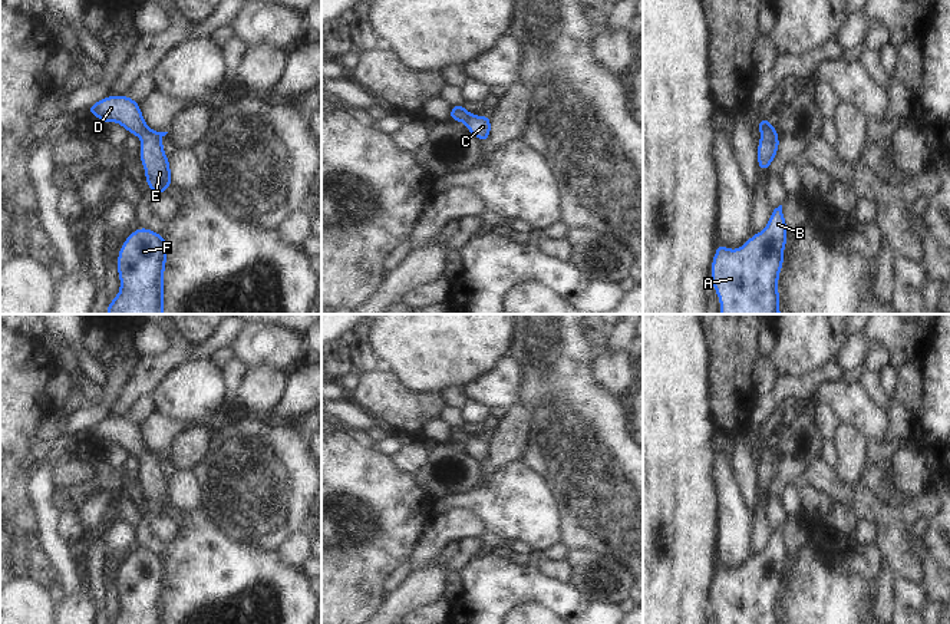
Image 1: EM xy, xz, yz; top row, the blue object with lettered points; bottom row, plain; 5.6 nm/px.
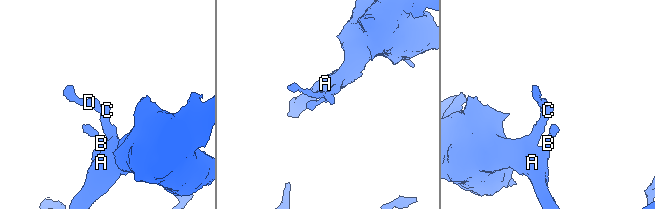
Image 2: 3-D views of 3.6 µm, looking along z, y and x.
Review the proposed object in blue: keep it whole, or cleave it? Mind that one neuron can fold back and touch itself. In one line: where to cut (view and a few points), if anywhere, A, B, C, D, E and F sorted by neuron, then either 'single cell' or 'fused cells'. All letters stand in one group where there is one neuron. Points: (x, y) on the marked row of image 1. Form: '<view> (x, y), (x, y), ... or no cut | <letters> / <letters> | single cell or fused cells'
no cut | A B C D E F | single cell

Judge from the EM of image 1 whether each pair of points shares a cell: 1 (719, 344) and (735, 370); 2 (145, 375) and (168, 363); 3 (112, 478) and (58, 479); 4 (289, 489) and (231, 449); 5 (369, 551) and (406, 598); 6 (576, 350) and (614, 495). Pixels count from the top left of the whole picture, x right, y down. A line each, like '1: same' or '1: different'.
1: same
2: same
3: different
4: same
5: different
6: same

